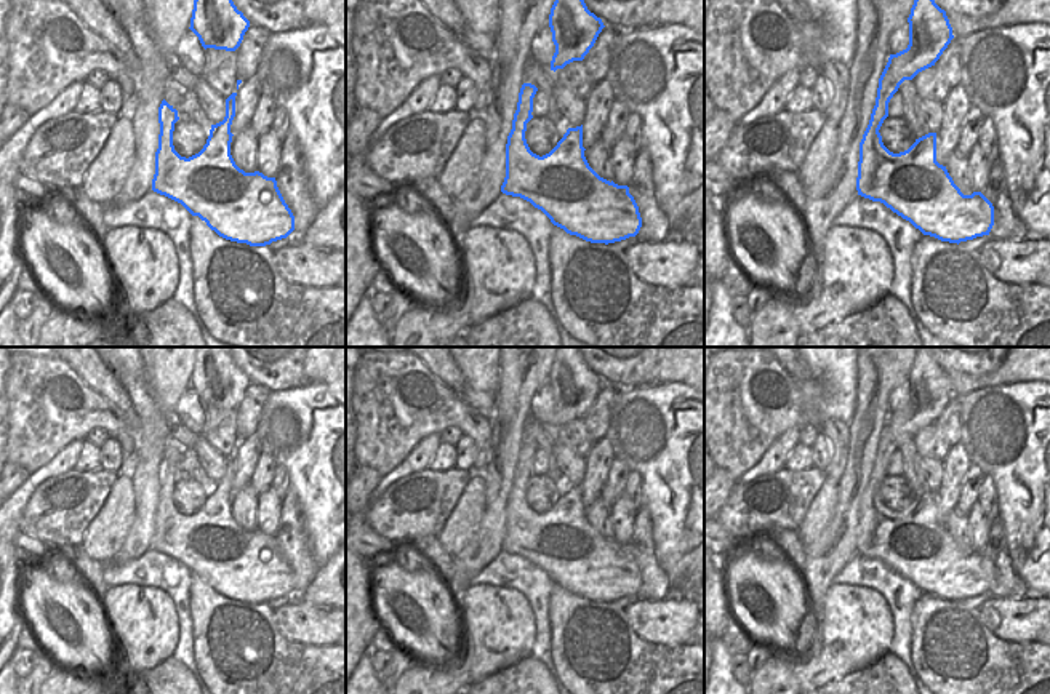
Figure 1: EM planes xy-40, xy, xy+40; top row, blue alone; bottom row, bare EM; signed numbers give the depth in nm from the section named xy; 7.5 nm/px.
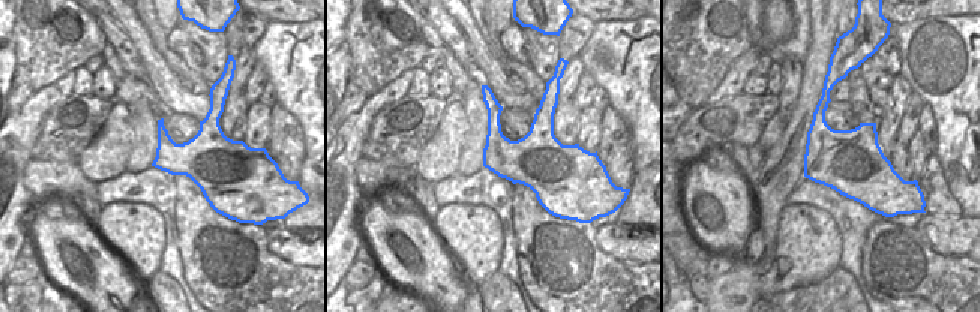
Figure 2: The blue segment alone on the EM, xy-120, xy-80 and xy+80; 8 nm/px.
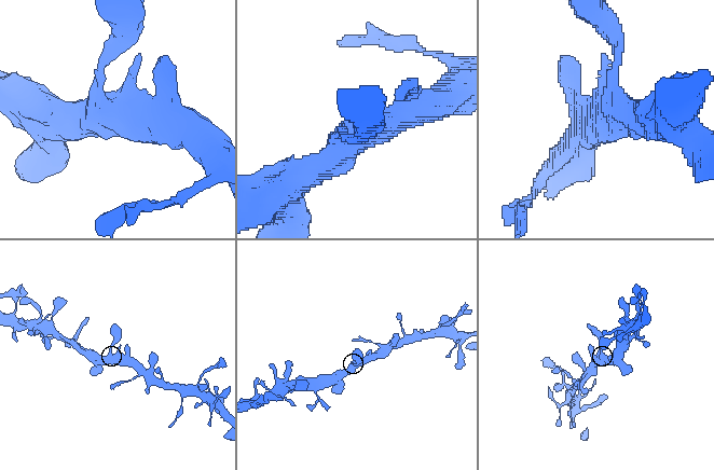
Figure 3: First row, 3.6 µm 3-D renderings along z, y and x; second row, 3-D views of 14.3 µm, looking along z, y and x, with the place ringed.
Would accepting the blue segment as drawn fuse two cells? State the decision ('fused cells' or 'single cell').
single cell

